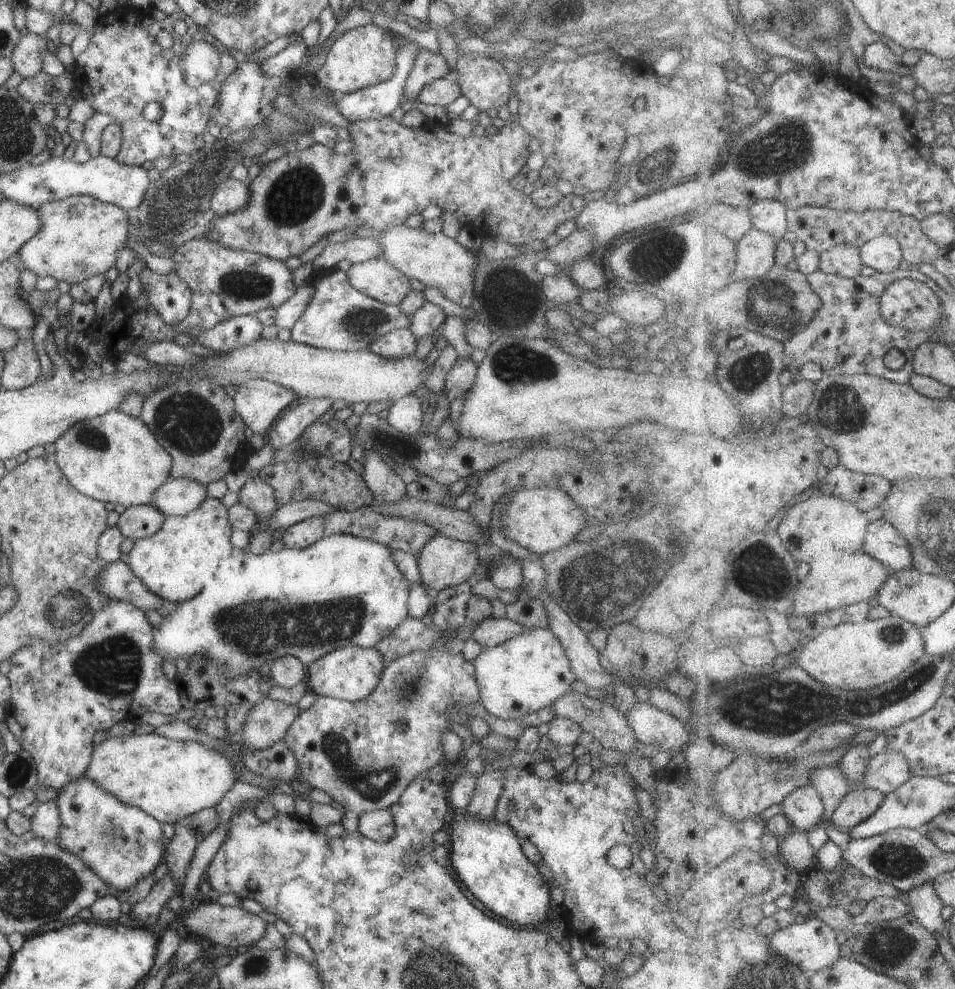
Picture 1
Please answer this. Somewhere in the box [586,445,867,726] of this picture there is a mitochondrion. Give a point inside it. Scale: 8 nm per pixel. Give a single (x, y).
(754, 569)

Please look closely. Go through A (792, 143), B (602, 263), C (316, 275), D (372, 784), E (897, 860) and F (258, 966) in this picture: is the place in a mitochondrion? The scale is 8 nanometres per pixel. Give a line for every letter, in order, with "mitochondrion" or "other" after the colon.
A: mitochondrion
B: other
C: other
D: mitochondrion
E: mitochondrion
F: mitochondrion

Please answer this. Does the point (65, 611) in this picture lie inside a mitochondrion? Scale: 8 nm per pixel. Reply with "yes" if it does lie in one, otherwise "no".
yes

